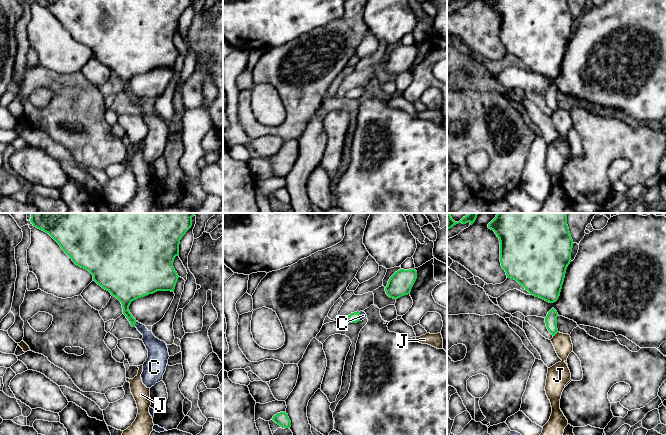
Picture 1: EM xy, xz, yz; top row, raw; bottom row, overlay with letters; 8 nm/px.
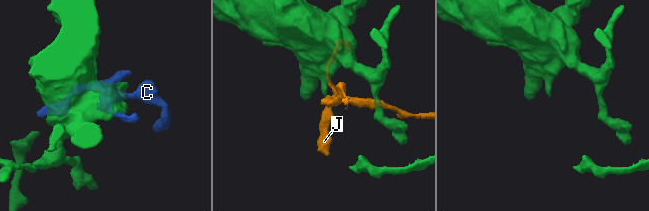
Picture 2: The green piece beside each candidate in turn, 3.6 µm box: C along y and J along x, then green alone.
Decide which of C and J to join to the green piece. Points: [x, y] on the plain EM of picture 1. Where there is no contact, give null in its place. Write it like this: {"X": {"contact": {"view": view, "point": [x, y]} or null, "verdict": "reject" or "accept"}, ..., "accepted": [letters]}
{"C": {"contact": {"view": "xy", "point": [135, 99]}, "verdict": "accept"}, "J": {"contact": {"view": "yz", "point": [555, 110]}, "verdict": "reject"}, "accepted": ["C"]}

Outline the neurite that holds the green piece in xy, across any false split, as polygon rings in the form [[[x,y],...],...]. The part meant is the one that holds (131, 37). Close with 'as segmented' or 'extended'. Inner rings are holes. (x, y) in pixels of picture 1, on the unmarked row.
[[[33,0],[33,2],[48,9],[77,42],[88,46],[98,61],[121,78],[123,90],[131,102],[136,103],[143,111],[141,116],[148,126],[148,134],[143,140],[141,150],[143,160],[151,164],[162,157],[170,133],[167,121],[132,92],[129,82],[132,77],[157,67],[174,68],[179,52],[173,38],[175,33],[179,32],[180,16],[192,0]]]; extended

